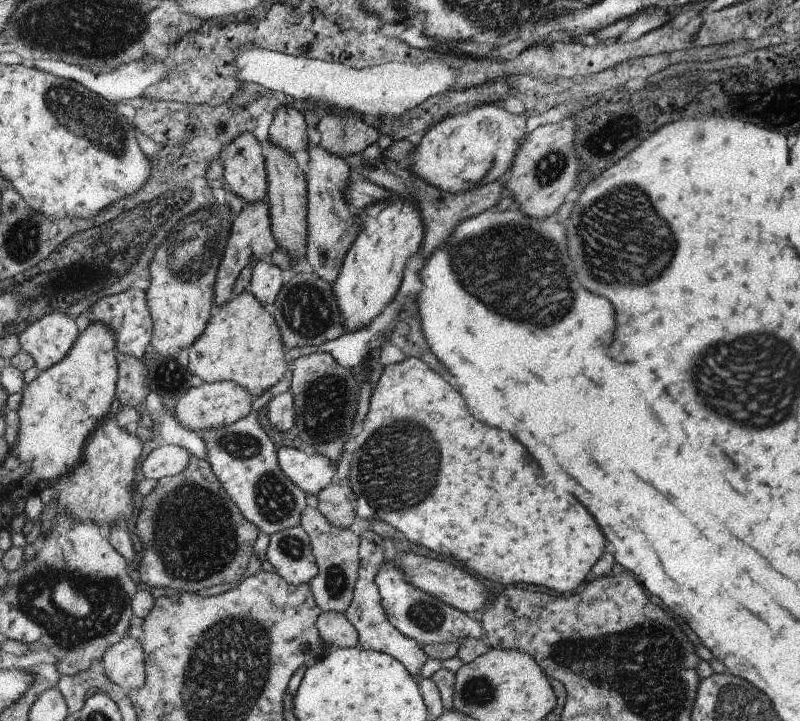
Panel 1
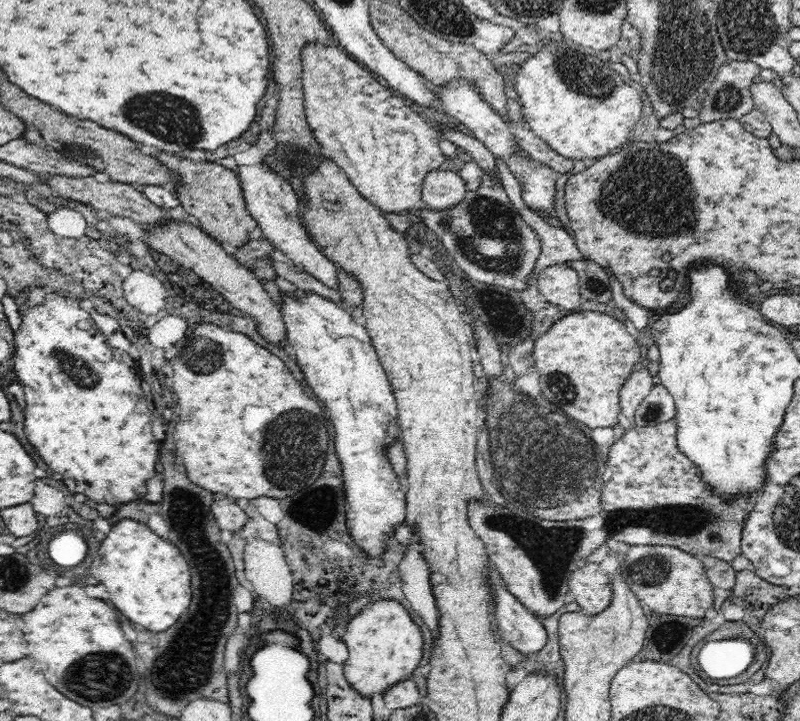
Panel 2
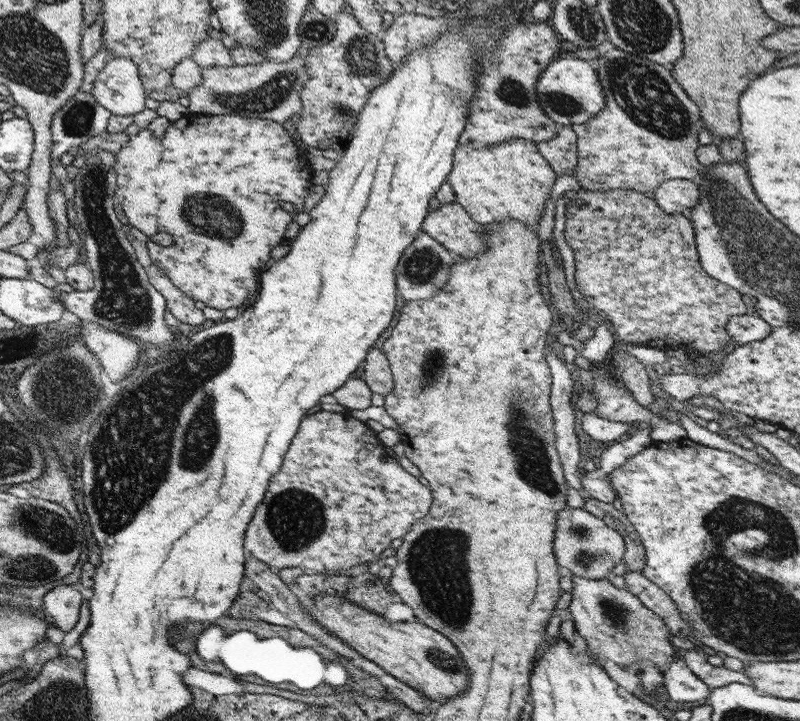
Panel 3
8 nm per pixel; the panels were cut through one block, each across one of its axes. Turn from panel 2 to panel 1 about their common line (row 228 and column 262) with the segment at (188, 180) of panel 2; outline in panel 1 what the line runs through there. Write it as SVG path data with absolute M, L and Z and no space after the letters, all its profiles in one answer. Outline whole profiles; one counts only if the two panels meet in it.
M257 202L257 204L245 204L243 210L239 212L239 216L233 220L231 224L231 234L227 238L221 262L217 266L217 276L213 282L213 308L219 310L223 304L227 304L233 298L233 286L235 280L239 276L239 272L247 266L247 264L255 264L257 258L261 254L273 254L277 250L277 242L271 234L271 226L269 226L269 208L265 202Z

